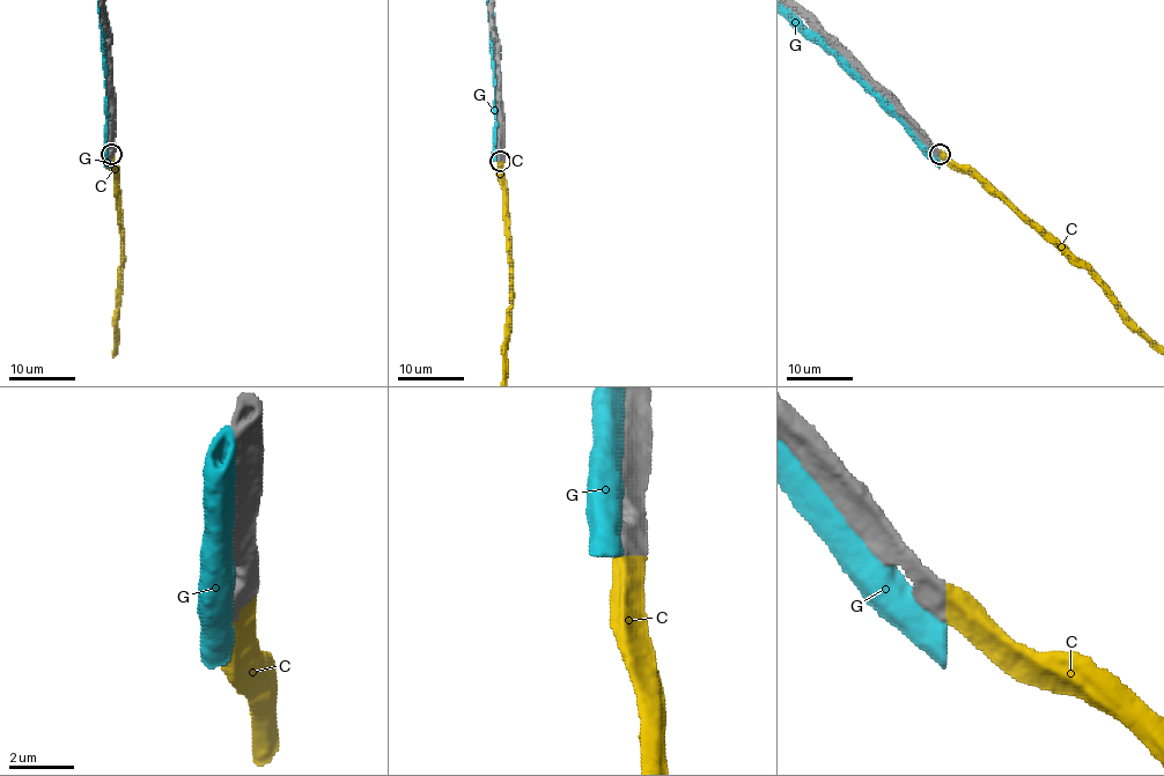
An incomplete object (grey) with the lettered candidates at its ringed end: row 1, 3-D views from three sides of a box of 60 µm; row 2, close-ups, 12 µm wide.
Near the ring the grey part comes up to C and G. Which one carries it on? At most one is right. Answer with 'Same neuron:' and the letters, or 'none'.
Same neuron: C

